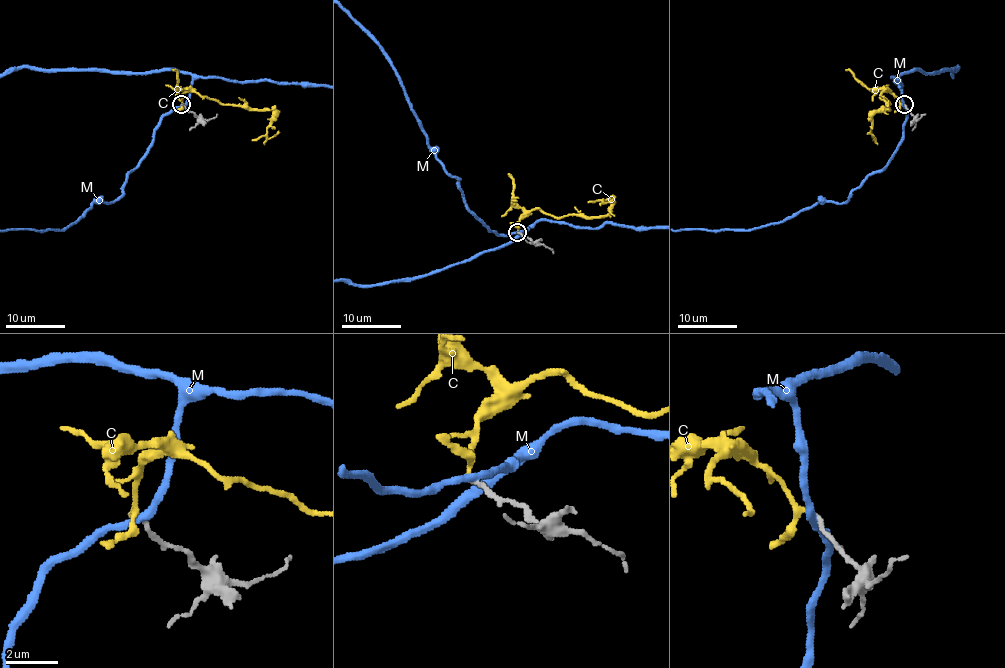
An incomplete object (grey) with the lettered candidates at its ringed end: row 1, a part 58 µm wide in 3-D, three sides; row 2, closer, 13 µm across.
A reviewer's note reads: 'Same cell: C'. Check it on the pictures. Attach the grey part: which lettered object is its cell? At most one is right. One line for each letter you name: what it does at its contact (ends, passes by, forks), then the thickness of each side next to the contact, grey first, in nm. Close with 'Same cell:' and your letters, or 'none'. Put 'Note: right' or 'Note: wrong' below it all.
C: it passes by; calibres 160 and 160 nm
Same cell: C
Note: right

